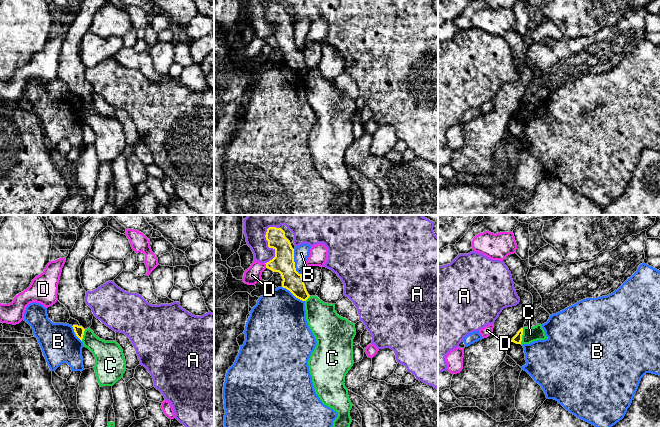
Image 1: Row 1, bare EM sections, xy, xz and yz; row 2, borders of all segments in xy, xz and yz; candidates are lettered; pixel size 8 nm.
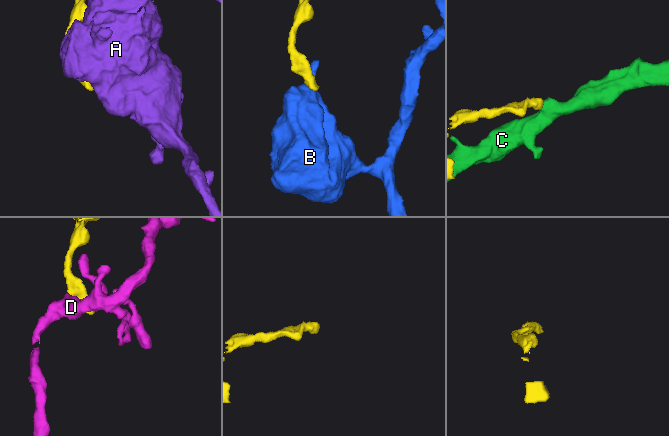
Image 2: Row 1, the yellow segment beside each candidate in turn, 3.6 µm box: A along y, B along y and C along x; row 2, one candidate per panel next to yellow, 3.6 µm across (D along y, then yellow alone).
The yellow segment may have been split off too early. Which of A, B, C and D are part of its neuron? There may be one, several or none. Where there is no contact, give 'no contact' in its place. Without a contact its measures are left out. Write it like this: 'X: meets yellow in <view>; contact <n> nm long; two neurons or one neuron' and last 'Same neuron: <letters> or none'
A: meets yellow in xz; contact 320 nm long; two neurons
B: meets yellow in xz; contact 220 nm long; two neurons
C: meets yellow in yz; contact 130 nm long; two neurons
D: meets yellow in xz; contact 40 nm long; two neurons
Same neuron: none

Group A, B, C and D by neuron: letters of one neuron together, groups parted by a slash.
A / B / C / D

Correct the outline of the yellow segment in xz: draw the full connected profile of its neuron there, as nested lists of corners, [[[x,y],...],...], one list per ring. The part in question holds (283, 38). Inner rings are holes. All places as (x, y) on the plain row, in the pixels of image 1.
[[[269,3],[266,8],[268,23],[275,26],[275,33],[265,39],[266,44],[273,48],[279,48],[282,52],[282,63],[289,66],[296,74],[306,77],[308,70],[302,50],[295,44],[294,25],[290,17],[285,13],[281,4]]]

